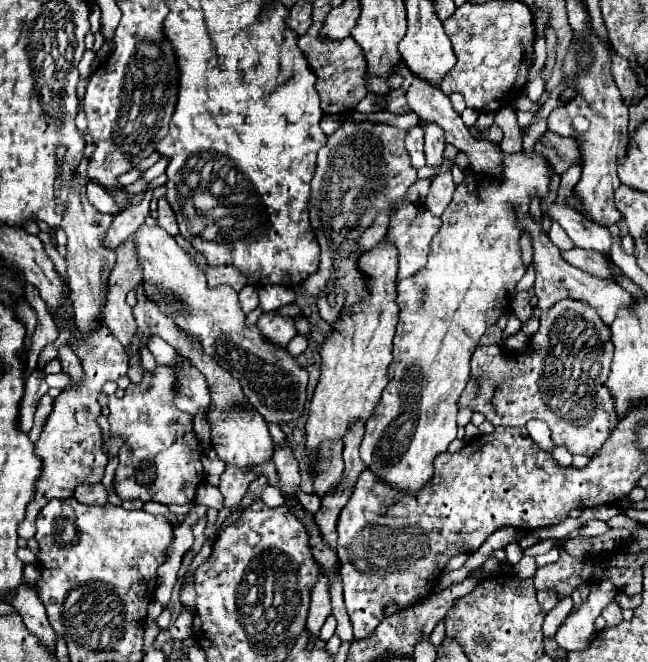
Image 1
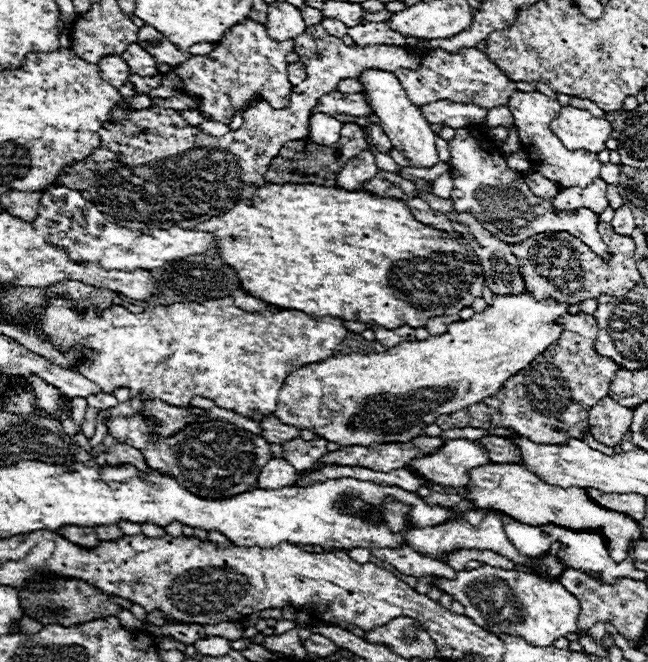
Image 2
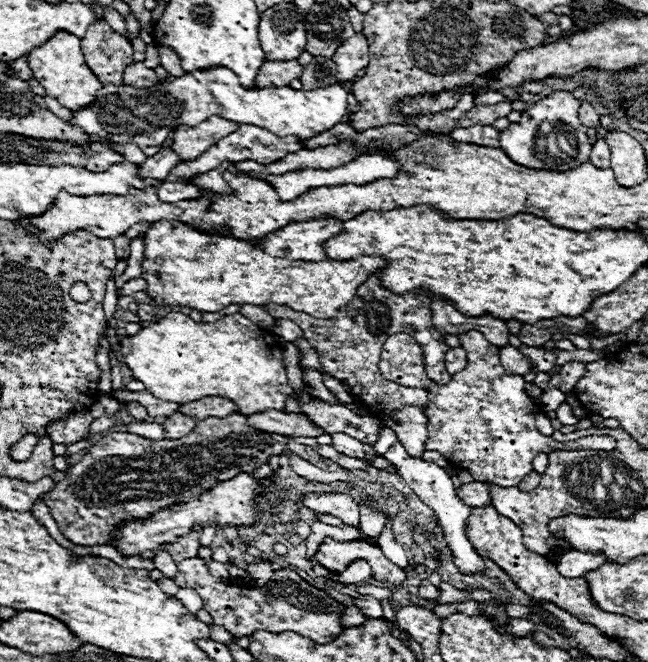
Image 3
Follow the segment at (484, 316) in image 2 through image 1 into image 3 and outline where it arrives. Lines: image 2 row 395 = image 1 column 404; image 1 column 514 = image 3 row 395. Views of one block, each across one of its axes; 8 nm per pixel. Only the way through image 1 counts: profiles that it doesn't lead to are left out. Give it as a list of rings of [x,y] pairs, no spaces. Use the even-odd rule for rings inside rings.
[[[170,312],[134,336],[124,336],[120,358],[150,394],[166,402],[184,404],[204,396],[222,396],[238,404],[240,414],[250,416],[270,408],[282,412],[286,398],[294,396],[274,336],[242,314],[224,316],[214,324],[198,324],[186,314]]]

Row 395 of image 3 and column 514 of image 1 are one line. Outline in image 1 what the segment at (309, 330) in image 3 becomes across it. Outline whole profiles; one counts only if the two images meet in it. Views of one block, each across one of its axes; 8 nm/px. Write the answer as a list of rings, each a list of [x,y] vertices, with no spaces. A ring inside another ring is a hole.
[[[566,298],[542,312],[540,330],[530,338],[526,352],[508,354],[502,346],[478,346],[470,362],[472,376],[458,404],[482,412],[495,427],[522,427],[532,418],[544,420],[558,446],[592,456],[618,424],[606,388],[610,362],[610,328],[592,306]]]

